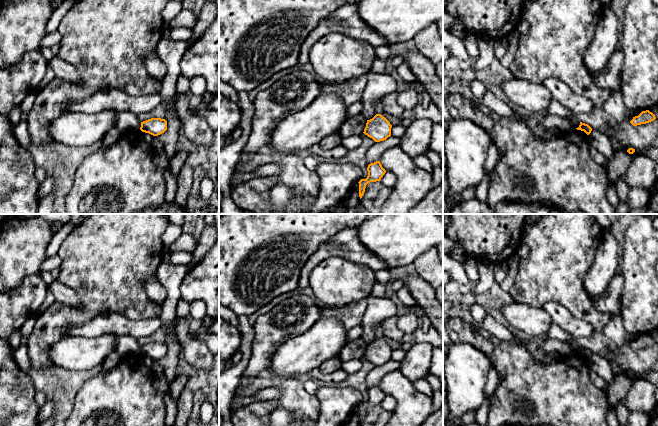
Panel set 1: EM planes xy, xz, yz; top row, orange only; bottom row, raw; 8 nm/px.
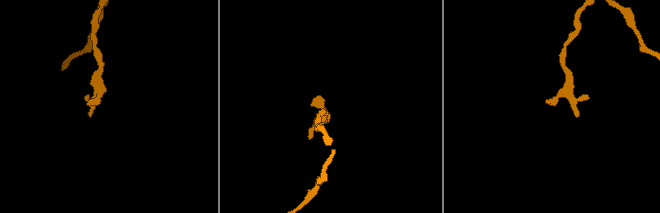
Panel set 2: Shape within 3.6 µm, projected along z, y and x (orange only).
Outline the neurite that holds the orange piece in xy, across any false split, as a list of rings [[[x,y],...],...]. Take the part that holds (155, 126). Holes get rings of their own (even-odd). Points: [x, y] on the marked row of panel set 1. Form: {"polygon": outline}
{"polygon": [[[151,118],[141,122],[140,130],[158,136],[167,130],[167,121],[161,118]]]}

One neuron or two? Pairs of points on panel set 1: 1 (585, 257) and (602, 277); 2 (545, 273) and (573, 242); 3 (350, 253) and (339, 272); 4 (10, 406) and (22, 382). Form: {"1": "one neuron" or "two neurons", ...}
{"1": "two neurons", "2": "one neuron", "3": "two neurons", "4": "one neuron"}

